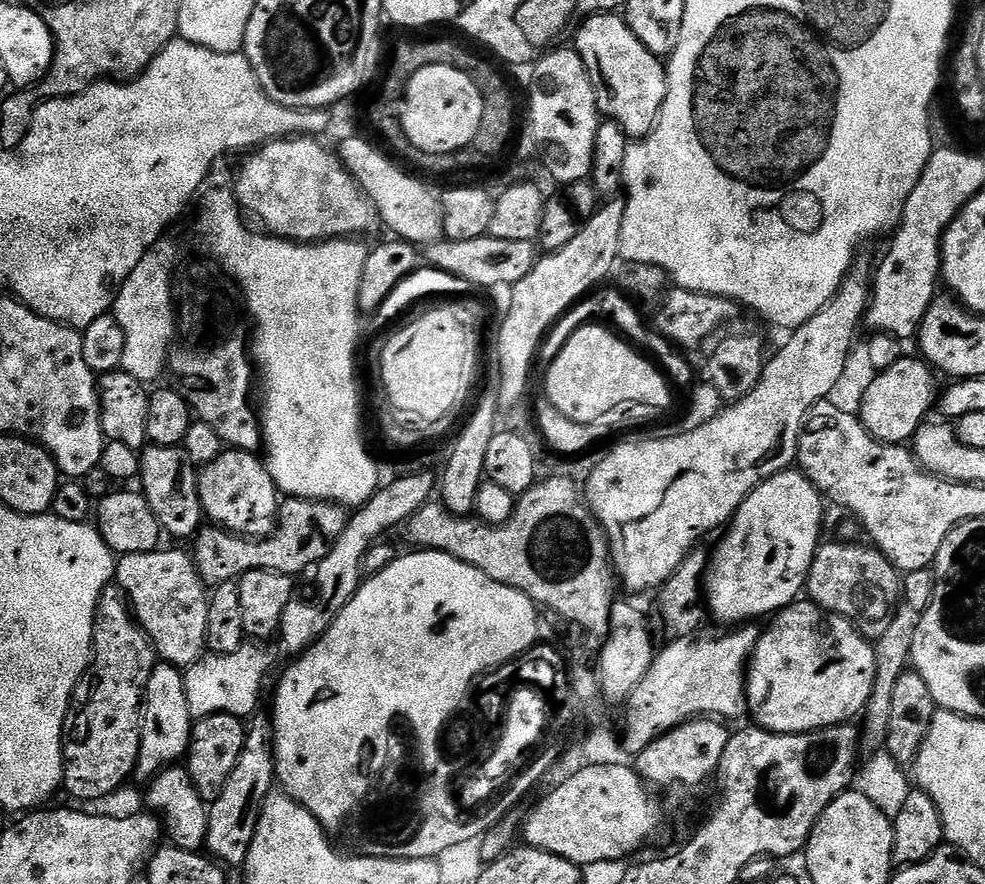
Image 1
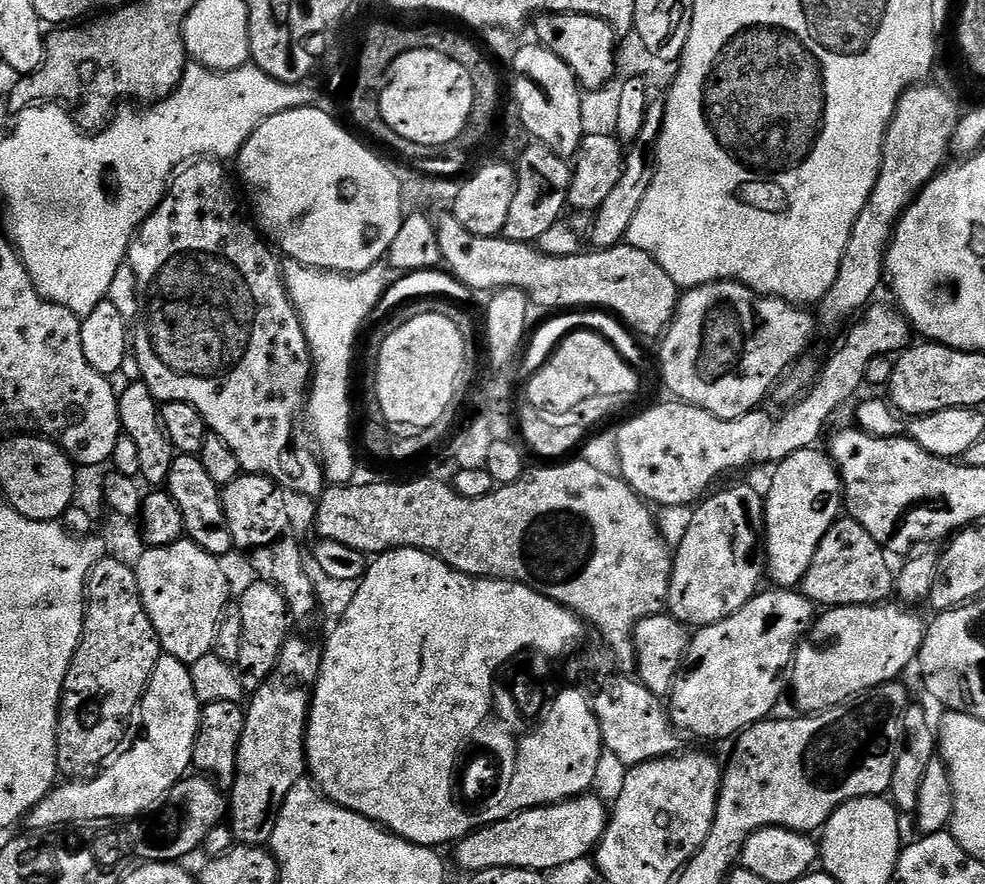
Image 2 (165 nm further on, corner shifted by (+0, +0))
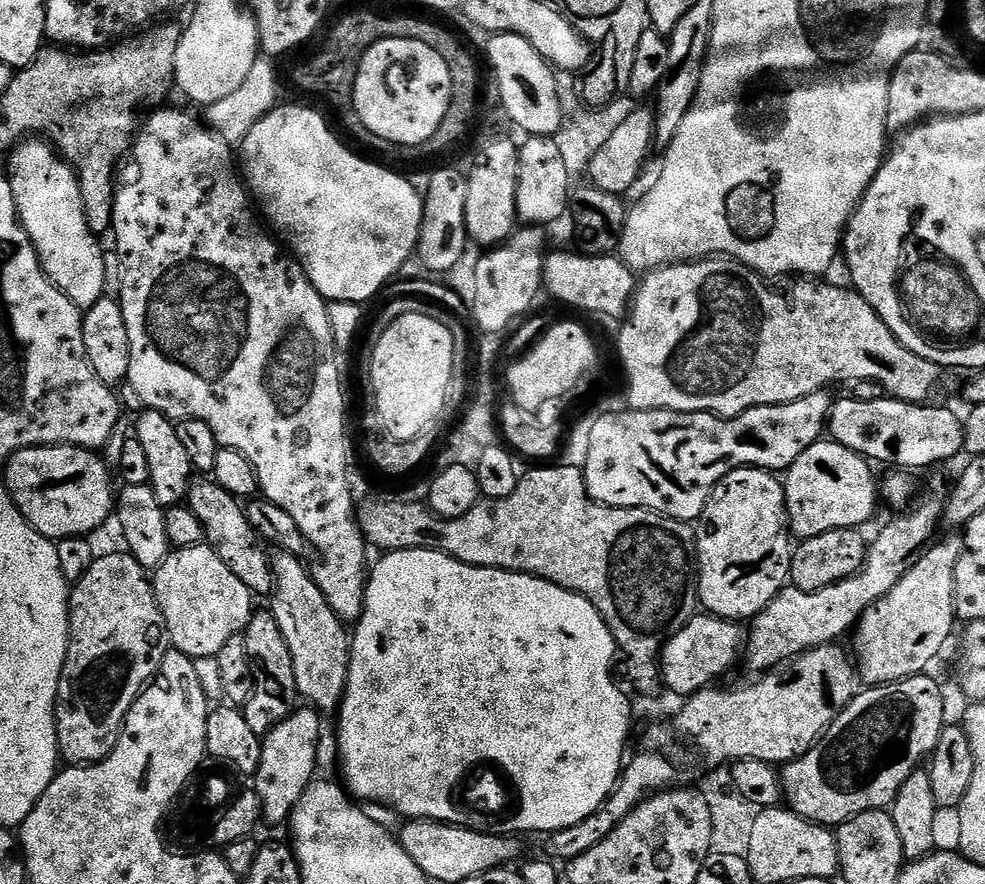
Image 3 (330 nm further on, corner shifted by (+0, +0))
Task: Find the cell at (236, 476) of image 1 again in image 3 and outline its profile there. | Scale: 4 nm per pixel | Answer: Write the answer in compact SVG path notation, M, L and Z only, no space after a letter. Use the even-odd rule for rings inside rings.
M280 550L271 557L271 561L274 587L270 593L270 611L274 622L278 622L278 630L282 630L282 638L286 638L286 646L290 646L290 658L294 662L294 682L299 699L321 714L335 713L342 702L348 681L352 653L349 629L344 621L334 614L330 602L326 602L326 594L318 590L318 582L314 582L309 565L304 565L305 561L301 557L295 556L293 552Z

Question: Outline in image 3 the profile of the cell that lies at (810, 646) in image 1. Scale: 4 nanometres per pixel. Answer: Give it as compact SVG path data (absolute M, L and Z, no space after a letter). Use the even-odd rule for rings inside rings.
M948 534L945 540L937 539L925 552L924 557L915 564L907 574L874 606L867 608L860 615L859 622L854 629L856 636L856 652L854 660L858 665L858 676L865 685L895 684L898 680L906 680L910 676L919 676L925 671L924 668L944 648L944 643L952 636L952 627L958 624L956 603L952 597L954 590L954 570L956 559L964 549L963 539L956 534Z

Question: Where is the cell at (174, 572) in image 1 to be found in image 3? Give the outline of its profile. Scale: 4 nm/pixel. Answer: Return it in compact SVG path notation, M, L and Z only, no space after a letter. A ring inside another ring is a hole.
M207 543L169 551L168 557L154 569L151 582L156 601L162 610L162 618L166 622L171 647L191 656L195 661L207 656L217 656L222 646L226 646L230 638L241 635L252 620L254 594L246 586L246 582L240 581L235 574L230 574L230 566L226 566L226 562L222 562L222 558L218 558L218 554L214 554Z

